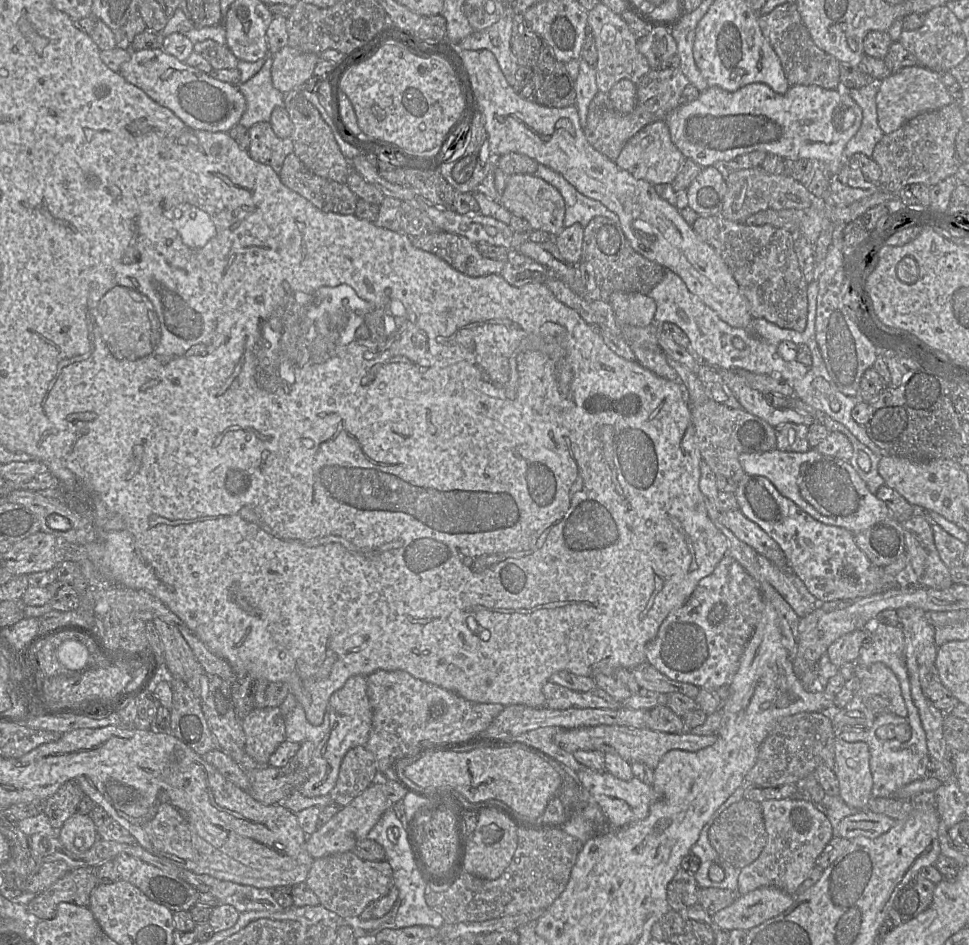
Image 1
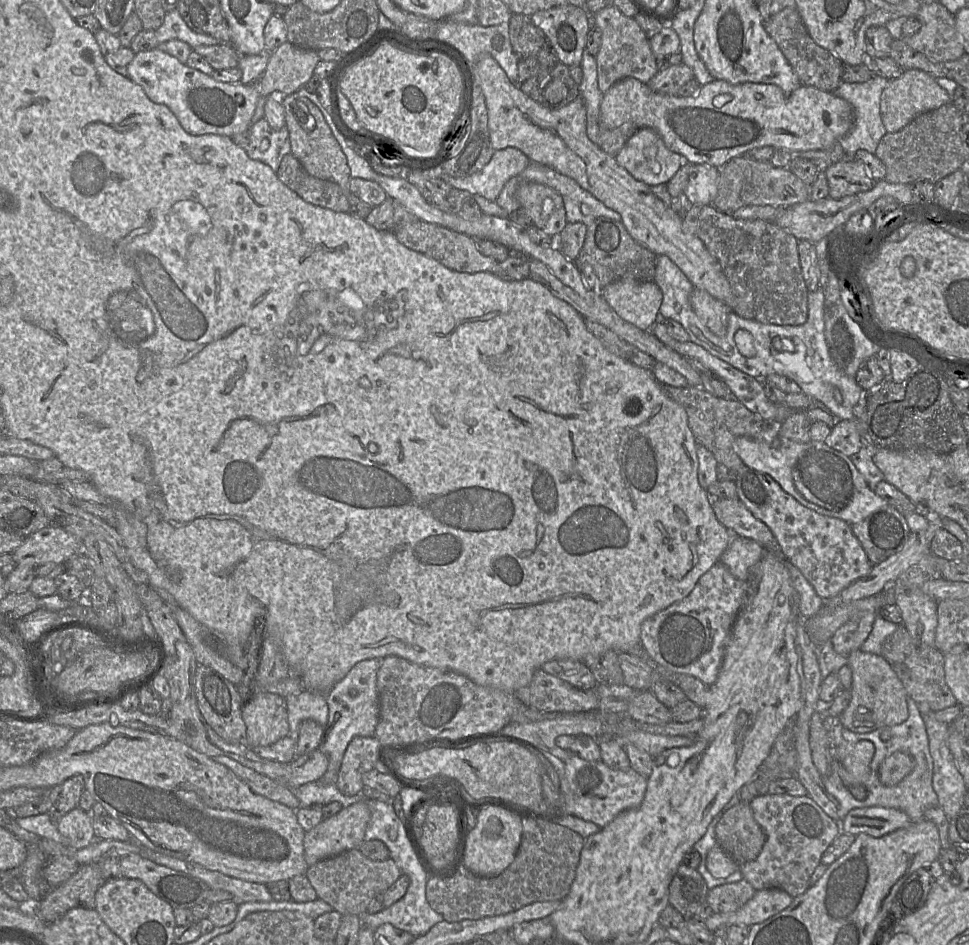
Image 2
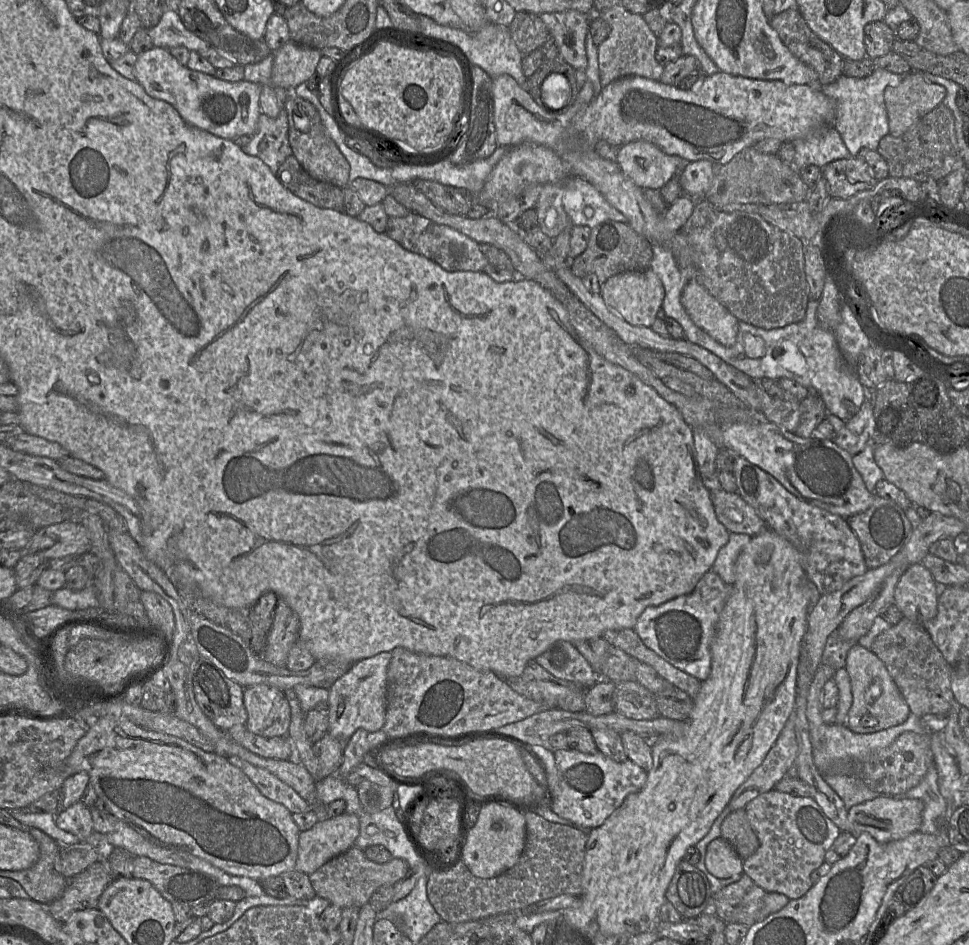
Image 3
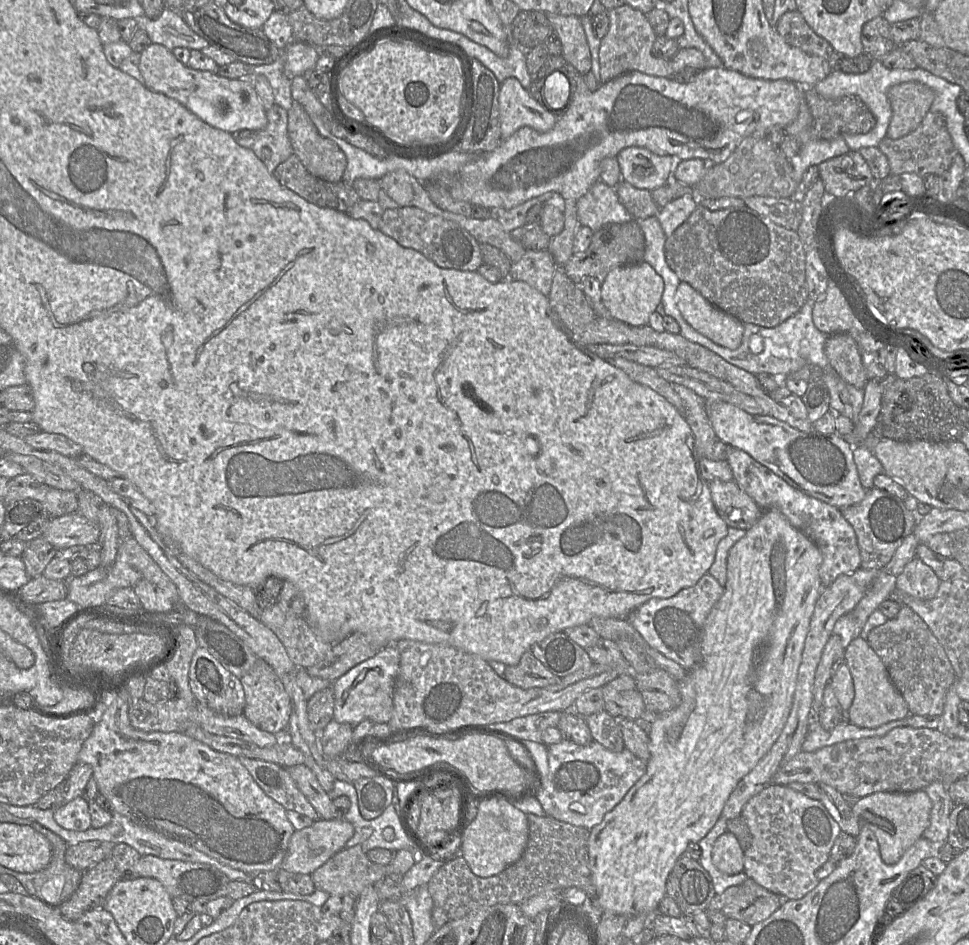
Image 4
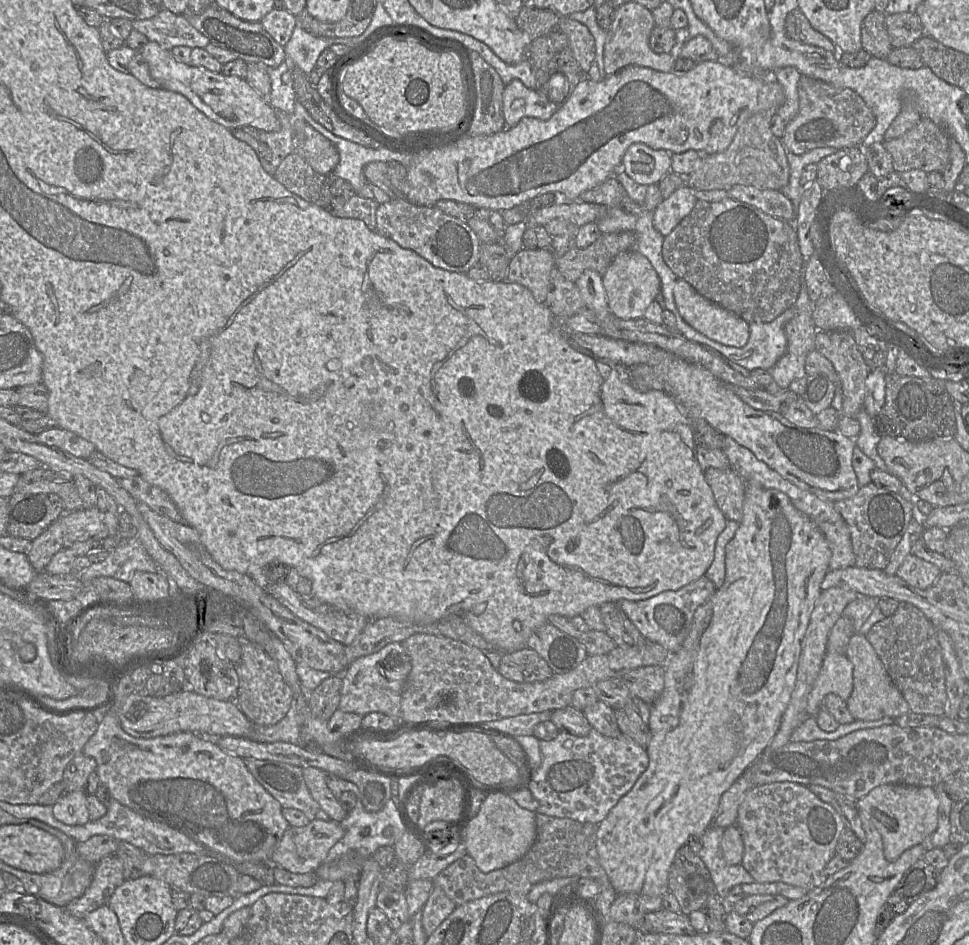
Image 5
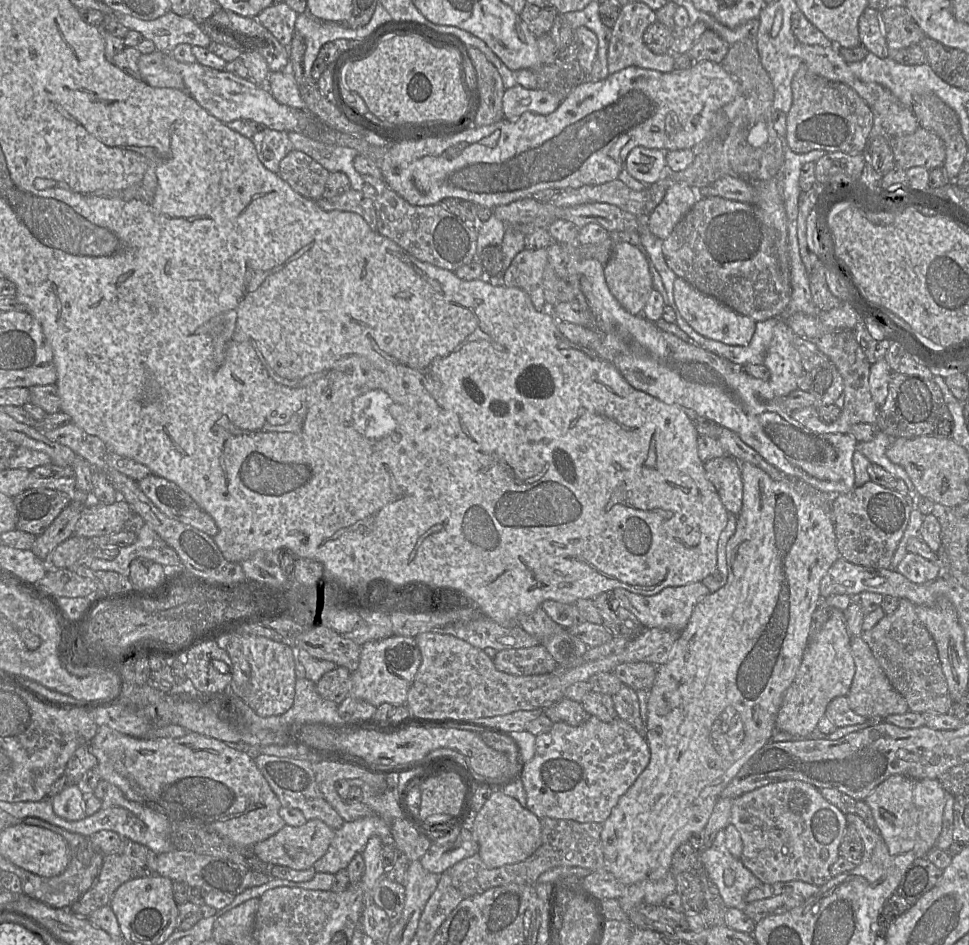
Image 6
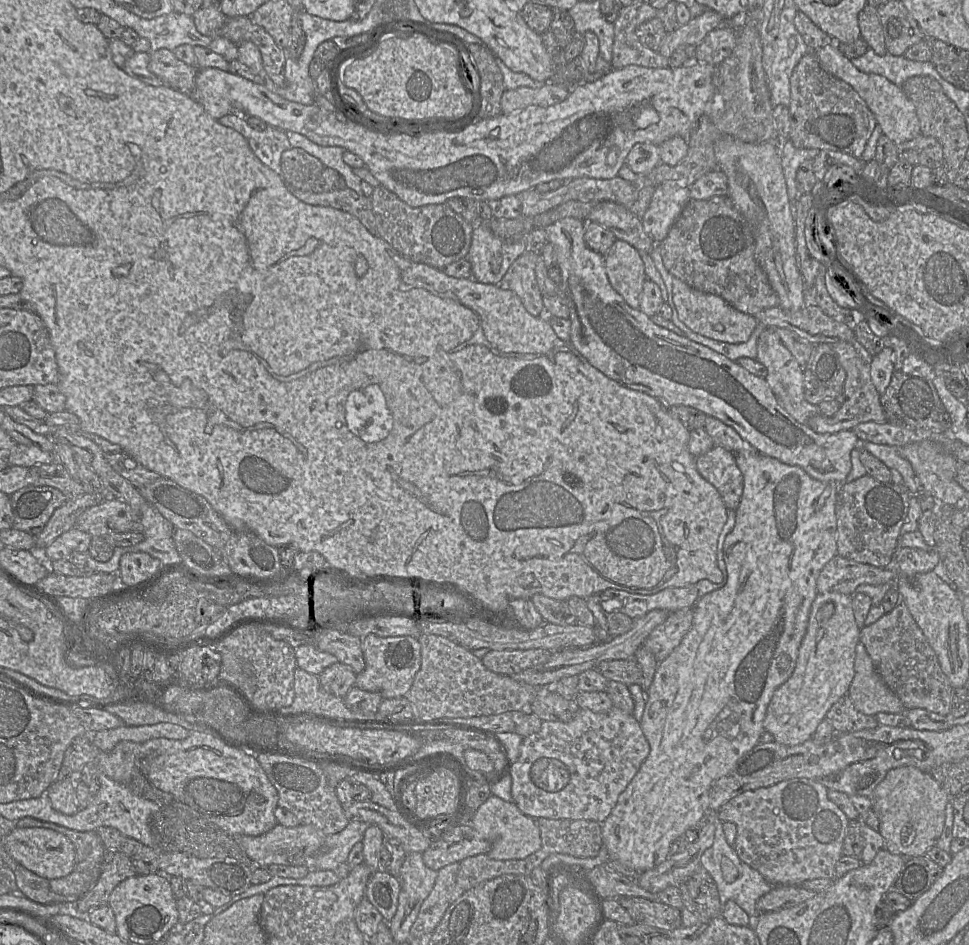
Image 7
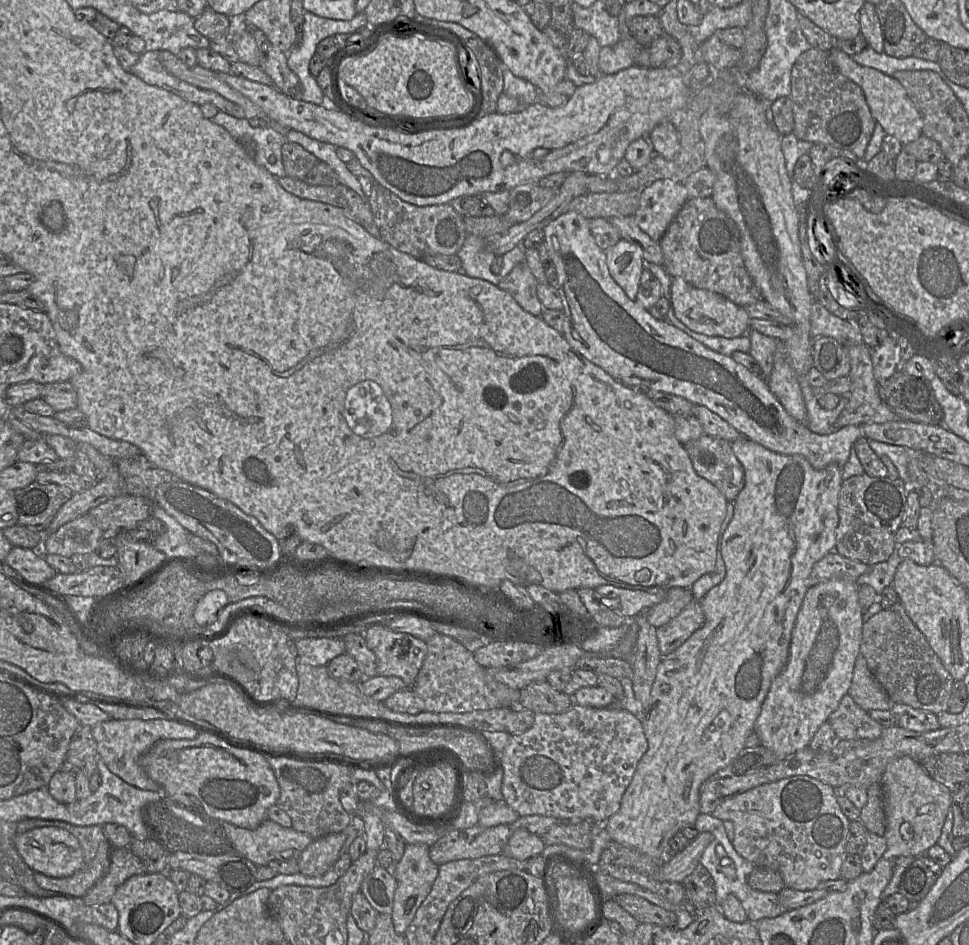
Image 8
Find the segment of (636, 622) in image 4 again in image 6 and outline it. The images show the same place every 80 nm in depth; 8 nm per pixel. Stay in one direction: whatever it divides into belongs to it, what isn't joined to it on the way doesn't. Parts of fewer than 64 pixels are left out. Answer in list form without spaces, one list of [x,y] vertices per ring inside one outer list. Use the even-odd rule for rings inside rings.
[[[693,582],[684,586],[667,587],[651,596],[635,594],[621,588],[610,593],[618,606],[632,613],[644,629],[661,628],[681,633],[687,626],[696,604],[710,591],[702,582]]]

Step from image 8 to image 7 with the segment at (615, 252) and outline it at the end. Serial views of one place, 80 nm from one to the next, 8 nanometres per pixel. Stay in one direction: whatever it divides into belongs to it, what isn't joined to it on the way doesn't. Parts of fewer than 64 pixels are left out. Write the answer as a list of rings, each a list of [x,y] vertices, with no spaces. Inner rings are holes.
[[[616,240],[605,254],[610,284],[632,308],[639,309],[640,294],[647,279],[639,251],[623,240]]]

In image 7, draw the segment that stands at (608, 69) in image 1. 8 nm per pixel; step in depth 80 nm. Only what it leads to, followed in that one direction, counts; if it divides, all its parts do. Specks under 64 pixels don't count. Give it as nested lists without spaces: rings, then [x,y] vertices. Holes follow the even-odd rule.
[[[644,1],[622,7],[614,23],[612,69],[621,69],[629,65],[646,68],[669,66],[669,58],[644,47],[635,34],[640,24],[655,17],[657,10]]]

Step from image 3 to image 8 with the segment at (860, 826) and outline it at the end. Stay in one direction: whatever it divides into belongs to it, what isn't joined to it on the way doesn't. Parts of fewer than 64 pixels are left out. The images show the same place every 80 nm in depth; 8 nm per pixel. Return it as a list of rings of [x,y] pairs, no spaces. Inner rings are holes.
[[[908,756],[892,760],[881,780],[883,807],[886,818],[887,850],[883,857],[919,857],[937,844],[948,811],[952,805],[952,794],[943,784],[932,779],[920,763]]]

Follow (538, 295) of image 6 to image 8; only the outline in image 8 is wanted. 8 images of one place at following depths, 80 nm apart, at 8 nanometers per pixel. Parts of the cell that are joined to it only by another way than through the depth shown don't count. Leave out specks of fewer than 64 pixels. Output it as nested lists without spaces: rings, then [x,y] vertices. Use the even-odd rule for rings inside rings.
[[[523,262],[516,265],[498,284],[499,289],[509,293],[516,303],[533,316],[540,317],[544,306],[537,296],[535,276]]]

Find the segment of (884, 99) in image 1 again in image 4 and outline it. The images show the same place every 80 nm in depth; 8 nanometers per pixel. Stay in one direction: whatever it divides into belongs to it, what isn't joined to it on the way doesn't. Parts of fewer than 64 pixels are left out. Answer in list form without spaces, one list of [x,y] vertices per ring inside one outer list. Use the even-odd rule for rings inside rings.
[[[904,82],[890,87],[887,97],[892,116],[886,137],[898,139],[914,131],[930,110],[934,91],[919,82]]]

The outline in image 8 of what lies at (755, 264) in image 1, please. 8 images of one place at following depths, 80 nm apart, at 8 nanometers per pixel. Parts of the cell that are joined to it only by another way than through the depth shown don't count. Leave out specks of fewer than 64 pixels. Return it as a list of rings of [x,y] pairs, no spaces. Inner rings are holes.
[[[711,197],[688,198],[659,241],[664,268],[671,277],[680,277],[692,286],[722,295],[740,307],[763,300],[758,286],[749,275],[741,255],[739,230],[734,221],[717,208]]]

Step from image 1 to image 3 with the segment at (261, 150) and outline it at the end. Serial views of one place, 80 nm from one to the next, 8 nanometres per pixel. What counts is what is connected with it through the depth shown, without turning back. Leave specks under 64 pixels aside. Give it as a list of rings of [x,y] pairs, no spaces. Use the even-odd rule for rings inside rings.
[[[285,108],[275,118],[261,113],[250,142],[241,149],[248,155],[259,157],[275,174],[284,160],[293,154],[288,140],[288,117]]]

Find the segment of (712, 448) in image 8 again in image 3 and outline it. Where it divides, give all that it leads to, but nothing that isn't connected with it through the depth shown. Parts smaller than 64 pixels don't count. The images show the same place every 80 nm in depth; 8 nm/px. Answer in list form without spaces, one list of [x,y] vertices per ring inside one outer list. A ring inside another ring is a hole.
[[[715,490],[710,492],[717,519],[730,533],[743,533],[751,537],[767,529],[764,520],[738,492]]]

